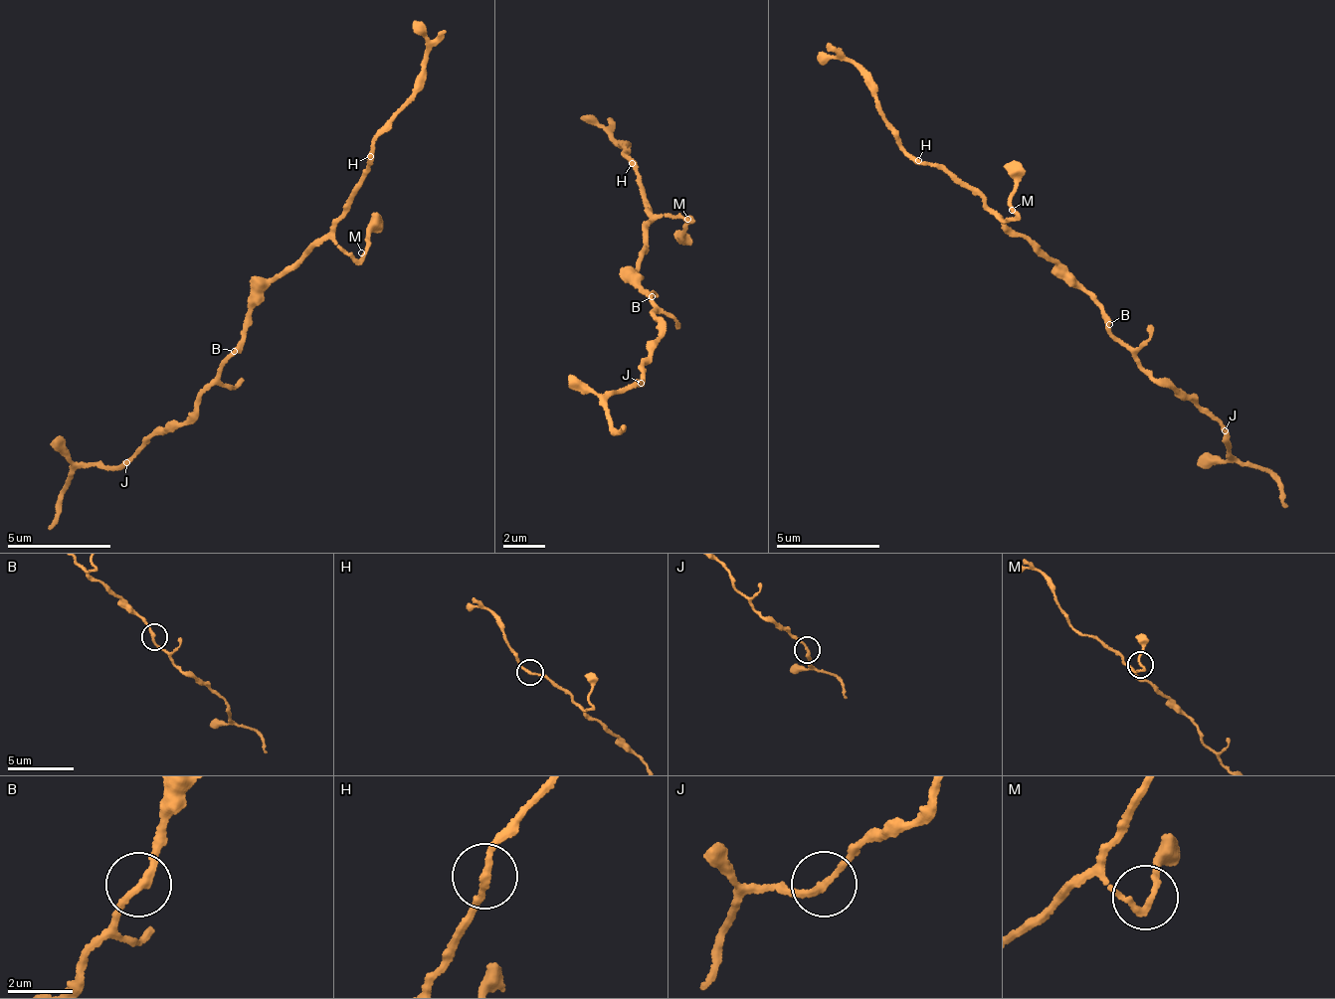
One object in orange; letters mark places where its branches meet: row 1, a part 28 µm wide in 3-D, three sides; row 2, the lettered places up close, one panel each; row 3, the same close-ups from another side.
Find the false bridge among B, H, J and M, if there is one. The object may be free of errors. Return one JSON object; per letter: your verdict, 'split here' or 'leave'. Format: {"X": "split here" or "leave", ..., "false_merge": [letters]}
{"B": "leave", "H": "split here", "J": "leave", "M": "leave", "false_merge": ["H"]}

